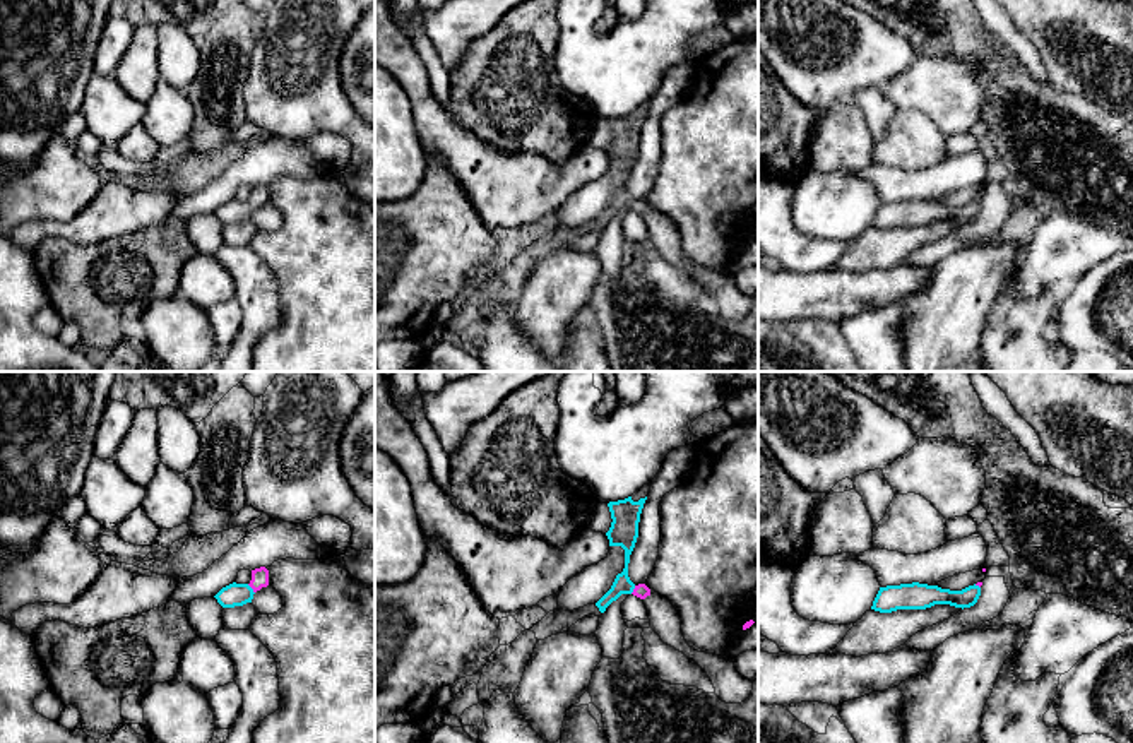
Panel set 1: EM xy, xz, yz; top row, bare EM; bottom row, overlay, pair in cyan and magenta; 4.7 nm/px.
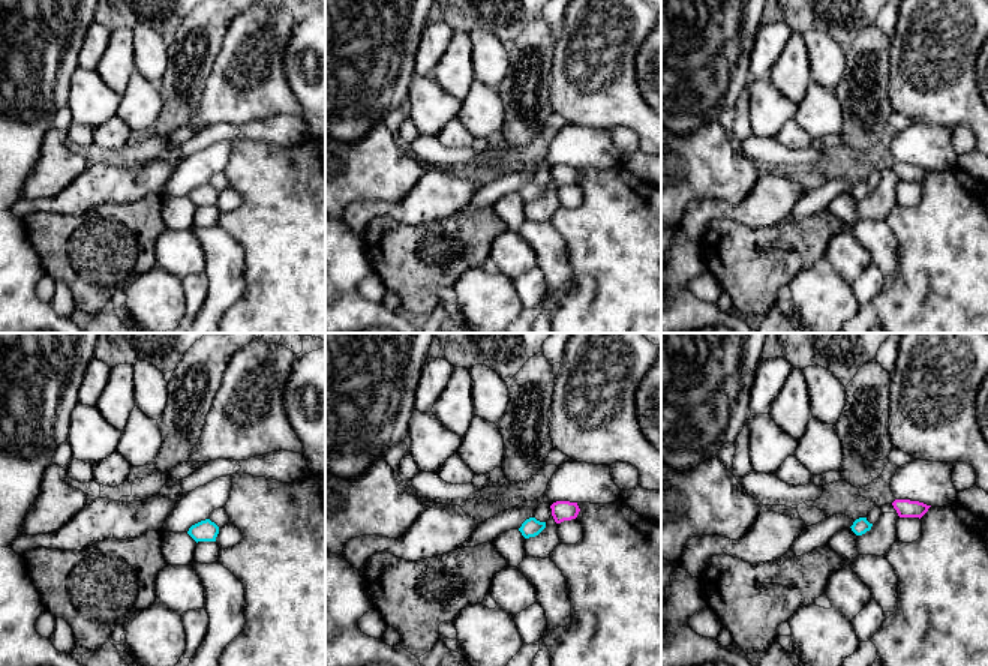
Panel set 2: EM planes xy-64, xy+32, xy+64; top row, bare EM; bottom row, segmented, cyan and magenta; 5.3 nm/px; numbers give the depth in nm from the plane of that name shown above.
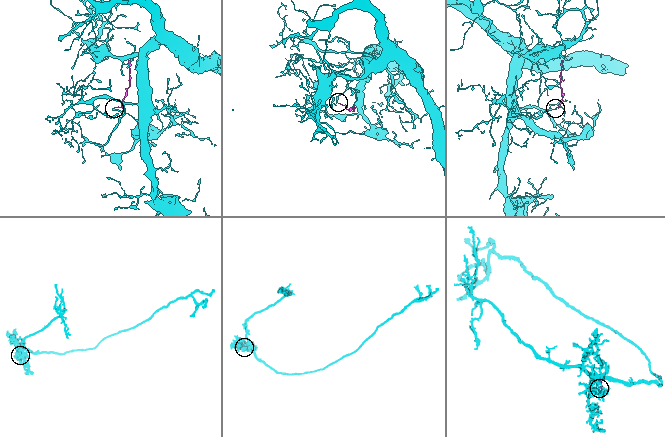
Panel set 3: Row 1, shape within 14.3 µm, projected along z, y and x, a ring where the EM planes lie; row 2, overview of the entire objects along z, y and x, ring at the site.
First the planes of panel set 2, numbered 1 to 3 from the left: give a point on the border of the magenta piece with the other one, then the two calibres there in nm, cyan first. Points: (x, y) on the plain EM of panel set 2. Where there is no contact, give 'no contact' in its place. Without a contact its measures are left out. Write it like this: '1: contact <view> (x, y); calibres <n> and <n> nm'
1: no contact
2: no contact
3: no contact

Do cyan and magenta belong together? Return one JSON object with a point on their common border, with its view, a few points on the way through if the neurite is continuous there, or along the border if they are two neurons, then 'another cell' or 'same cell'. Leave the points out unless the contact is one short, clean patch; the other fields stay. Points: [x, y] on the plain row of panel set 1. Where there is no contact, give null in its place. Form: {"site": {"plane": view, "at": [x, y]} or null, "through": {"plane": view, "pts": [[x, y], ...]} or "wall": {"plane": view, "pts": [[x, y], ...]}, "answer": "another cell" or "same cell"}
{"site": {"plane": "xy", "at": [252, 206]}, "through": {"plane": "xy", "pts": [[235, 211], [252, 206], [259, 192]]}, "answer": "same cell"}

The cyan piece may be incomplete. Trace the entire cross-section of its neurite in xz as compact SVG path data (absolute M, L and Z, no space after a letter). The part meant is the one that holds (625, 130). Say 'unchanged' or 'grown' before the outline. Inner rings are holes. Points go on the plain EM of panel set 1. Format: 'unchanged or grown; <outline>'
grown; M628 113L608 120L613 139L606 152L609 163L621 163L625 166L625 185L616 192L611 205L596 219L601 229L621 211L633 211L640 216L650 212L650 205L645 200L635 202L628 193L630 171L638 154L638 139L645 116L647 113L633 118L632 113Z

